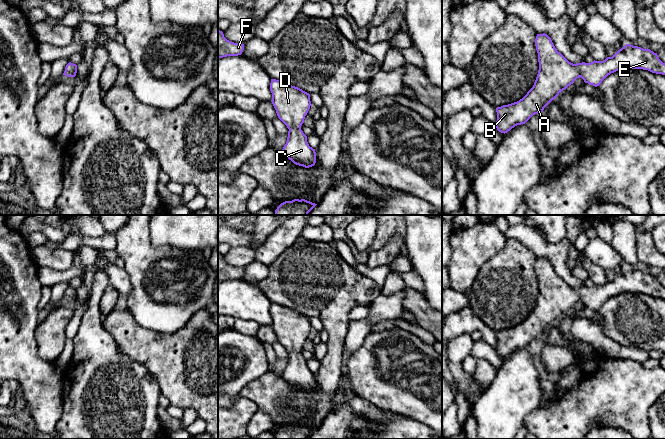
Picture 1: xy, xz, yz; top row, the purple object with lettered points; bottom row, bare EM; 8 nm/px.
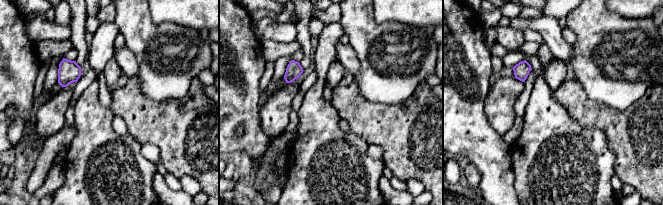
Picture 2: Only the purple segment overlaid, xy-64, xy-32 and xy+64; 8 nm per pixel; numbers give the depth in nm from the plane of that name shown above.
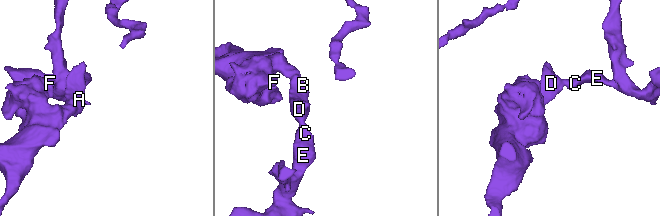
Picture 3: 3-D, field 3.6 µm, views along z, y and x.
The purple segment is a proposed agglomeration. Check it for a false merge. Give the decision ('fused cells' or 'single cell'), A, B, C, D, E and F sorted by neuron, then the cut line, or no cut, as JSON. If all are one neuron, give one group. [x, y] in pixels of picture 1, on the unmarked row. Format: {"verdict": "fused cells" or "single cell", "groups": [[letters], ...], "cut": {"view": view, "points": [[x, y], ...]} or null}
{"verdict": "single cell", "groups": [["A", "B", "C", "D", "E", "F"]], "cut": null}

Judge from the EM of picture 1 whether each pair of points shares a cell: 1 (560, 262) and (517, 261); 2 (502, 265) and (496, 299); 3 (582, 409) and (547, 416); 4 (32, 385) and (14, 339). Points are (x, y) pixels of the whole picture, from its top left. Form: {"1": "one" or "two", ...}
{"1": "two", "2": "one", "3": "one", "4": "one"}

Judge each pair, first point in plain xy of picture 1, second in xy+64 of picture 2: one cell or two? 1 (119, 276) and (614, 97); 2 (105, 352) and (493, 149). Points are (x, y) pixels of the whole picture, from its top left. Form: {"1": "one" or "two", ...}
{"1": "two", "2": "two"}

